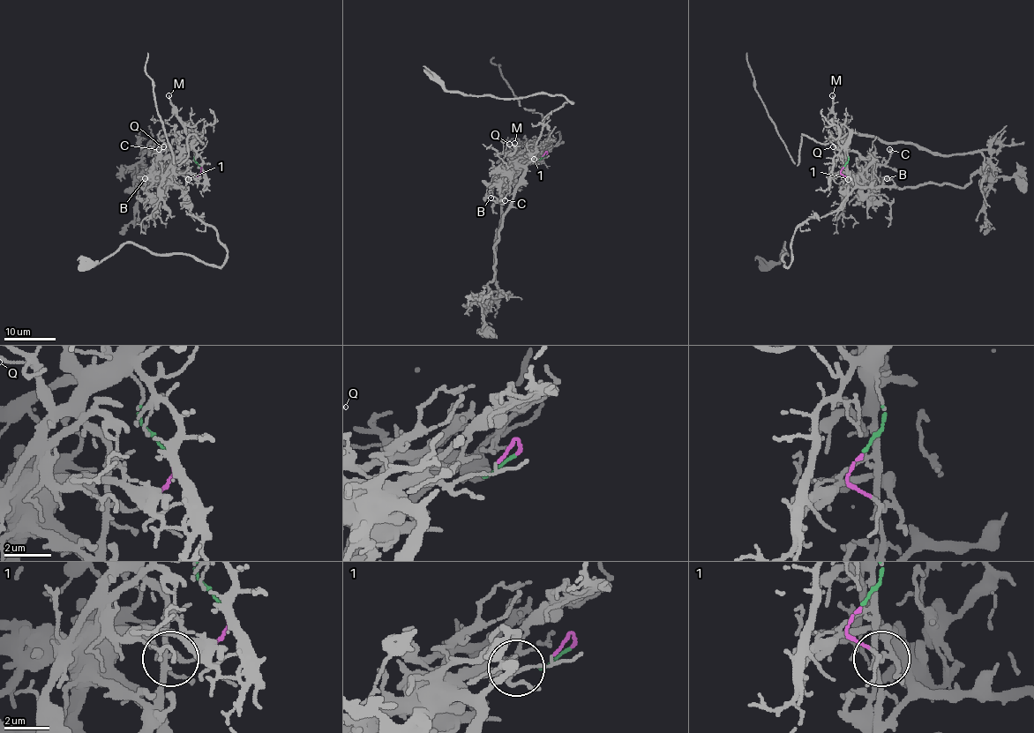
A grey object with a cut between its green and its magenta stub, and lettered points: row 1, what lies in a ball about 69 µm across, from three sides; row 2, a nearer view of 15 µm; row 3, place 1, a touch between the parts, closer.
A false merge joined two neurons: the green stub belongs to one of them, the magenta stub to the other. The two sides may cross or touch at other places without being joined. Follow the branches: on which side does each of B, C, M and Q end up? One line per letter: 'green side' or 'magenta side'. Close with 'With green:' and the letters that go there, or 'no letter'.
B: magenta side
C: magenta side
M: green side
Q: green side
With green: M, Q

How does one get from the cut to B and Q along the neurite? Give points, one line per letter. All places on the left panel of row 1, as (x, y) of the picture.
B: (200, 167), (200, 172), (194, 179), (180, 174), (150, 175), (140, 180), (146, 179)
Q: (200, 166), (191, 150), (181, 152), (176, 157), (168, 146), (163, 146)

